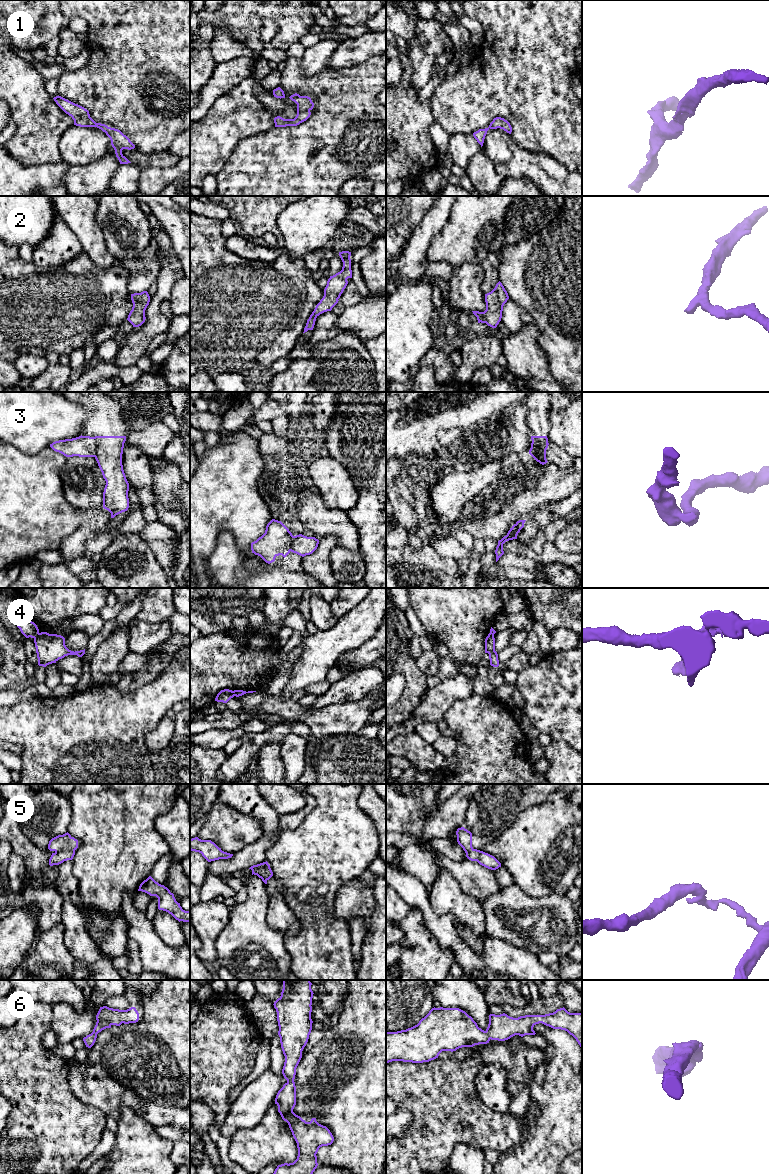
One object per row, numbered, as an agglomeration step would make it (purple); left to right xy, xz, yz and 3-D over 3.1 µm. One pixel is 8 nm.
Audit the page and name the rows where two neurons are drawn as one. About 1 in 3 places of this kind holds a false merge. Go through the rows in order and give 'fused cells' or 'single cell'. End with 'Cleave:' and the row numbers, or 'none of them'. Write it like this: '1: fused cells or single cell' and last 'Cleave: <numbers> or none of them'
1: single cell
2: single cell
3: fused cells
4: fused cells
5: fused cells
6: single cell
Cleave: 3, 4, 5

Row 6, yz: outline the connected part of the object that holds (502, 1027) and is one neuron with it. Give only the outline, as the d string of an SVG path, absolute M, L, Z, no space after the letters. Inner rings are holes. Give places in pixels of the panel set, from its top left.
M564 1007L545 1015L525 1015L513 1018L503 1013L490 1014L489 1024L484 1031L465 1011L459 1008L432 1008L419 1023L406 1030L386 1032L386 1064L392 1061L412 1063L429 1062L438 1058L442 1051L456 1051L462 1047L487 1044L490 1040L505 1041L515 1035L535 1035L533 1027L542 1023L553 1029L561 1029L572 1035L582 1051L582 1013L570 1013Z

